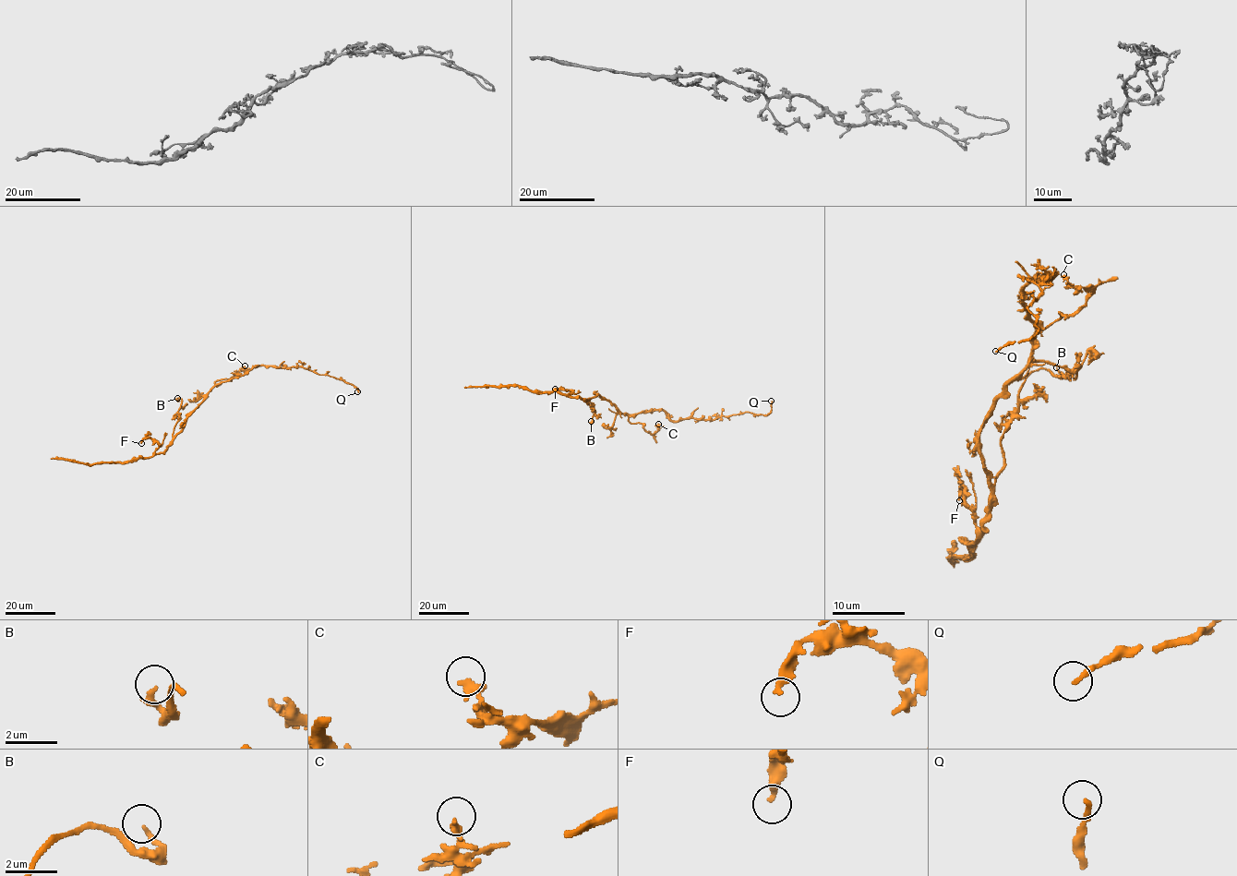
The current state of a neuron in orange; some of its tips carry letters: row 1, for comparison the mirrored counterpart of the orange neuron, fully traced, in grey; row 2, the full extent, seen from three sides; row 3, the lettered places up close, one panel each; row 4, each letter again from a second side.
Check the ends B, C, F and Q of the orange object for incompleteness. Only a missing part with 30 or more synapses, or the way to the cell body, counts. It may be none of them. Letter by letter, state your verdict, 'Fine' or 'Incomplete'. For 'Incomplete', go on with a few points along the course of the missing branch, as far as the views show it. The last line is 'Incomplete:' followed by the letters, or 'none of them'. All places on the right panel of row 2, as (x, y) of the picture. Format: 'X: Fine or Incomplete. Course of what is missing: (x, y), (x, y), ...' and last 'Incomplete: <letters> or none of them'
B: Fine
C: Fine
F: Fine
Q: Fine
Incomplete: none of them

